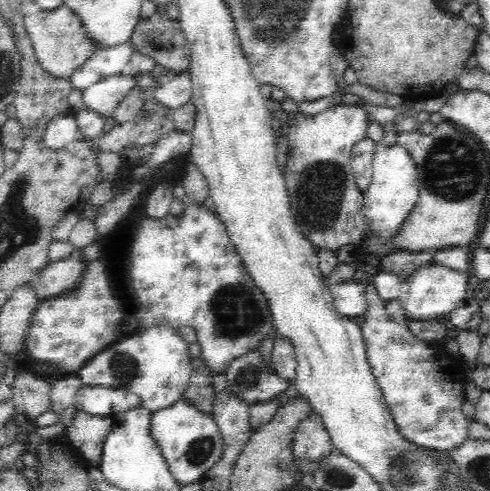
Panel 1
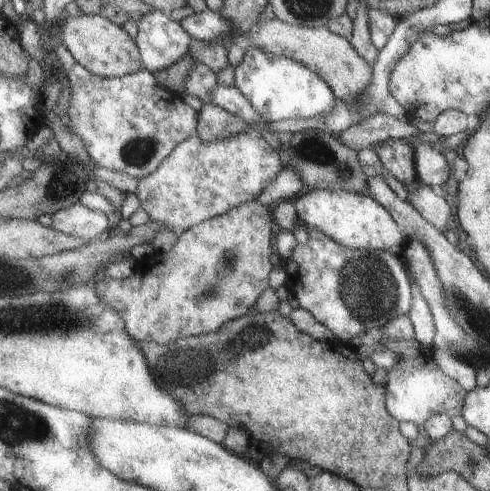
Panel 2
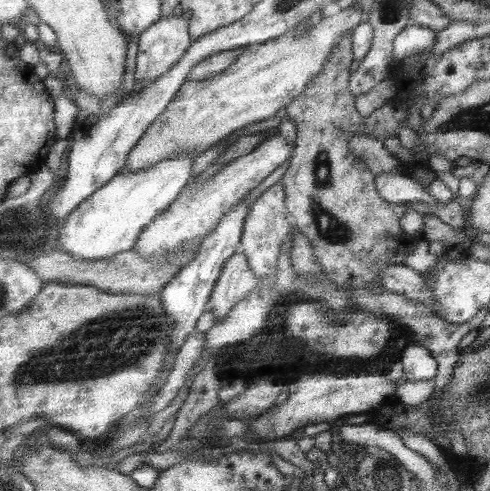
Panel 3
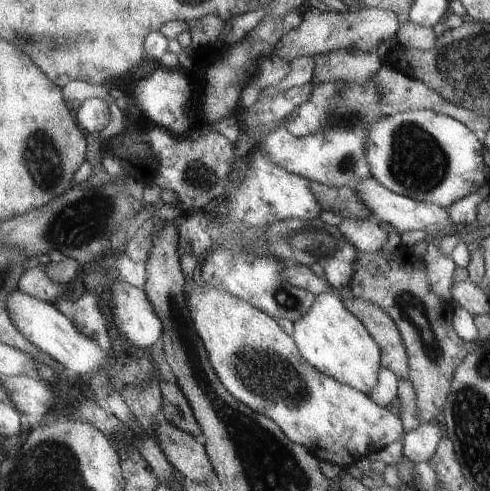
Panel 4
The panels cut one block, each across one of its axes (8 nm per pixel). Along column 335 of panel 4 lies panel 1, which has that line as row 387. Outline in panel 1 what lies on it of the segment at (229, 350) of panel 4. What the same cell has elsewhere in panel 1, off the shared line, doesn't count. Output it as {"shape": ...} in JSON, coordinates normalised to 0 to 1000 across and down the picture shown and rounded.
{"shape":[[[759,570],[747,578],[747,611],[747,652],[739,660],[747,729],[812,880],[853,912],[931,912],[959,892],[959,851],[947,847],[939,831],[951,819],[947,741],[927,733],[914,713],[882,709],[829,664],[796,652],[788,615],[771,607]]]}

